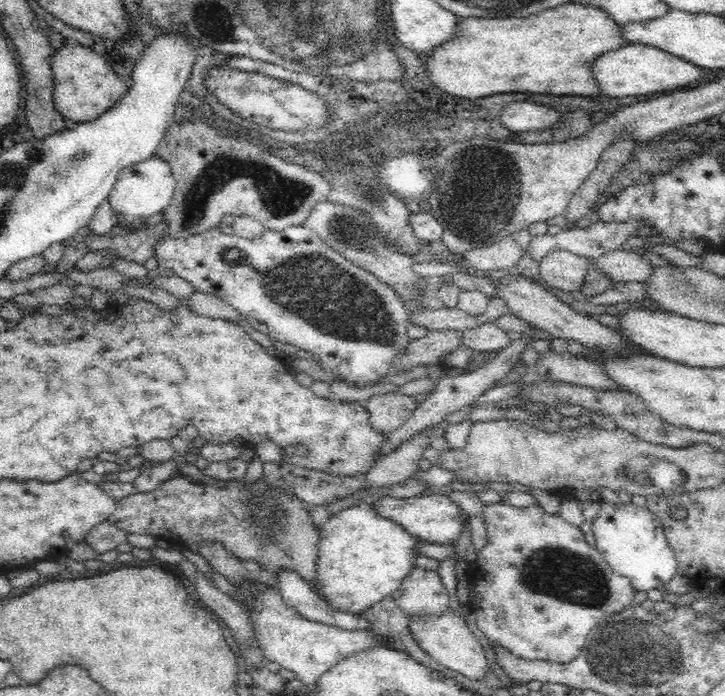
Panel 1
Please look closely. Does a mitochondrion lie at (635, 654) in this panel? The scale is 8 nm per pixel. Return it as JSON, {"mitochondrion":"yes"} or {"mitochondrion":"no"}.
{"mitochondrion":"yes"}

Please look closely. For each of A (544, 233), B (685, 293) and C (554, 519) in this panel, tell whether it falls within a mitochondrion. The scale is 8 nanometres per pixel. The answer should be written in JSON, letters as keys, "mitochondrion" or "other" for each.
{"A":"other","B":"mitochondrion","C":"other"}

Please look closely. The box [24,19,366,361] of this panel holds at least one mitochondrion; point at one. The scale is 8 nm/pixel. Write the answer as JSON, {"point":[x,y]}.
{"point":[281,197]}

